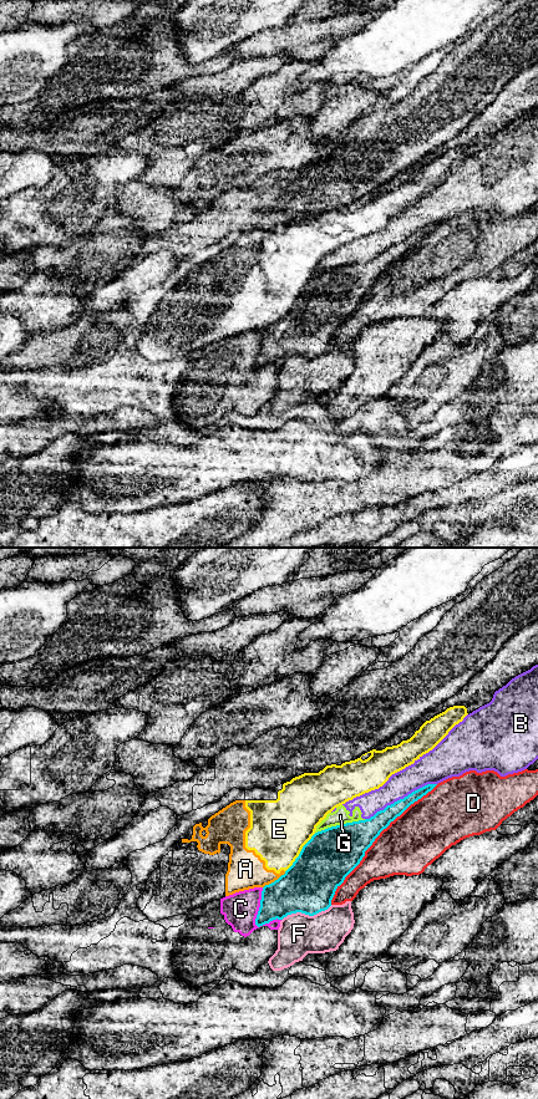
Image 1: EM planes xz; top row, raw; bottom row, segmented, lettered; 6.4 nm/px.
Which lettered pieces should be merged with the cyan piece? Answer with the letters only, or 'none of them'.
none of them

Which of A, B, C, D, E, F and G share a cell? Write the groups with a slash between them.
A E / B G / C / D / F

